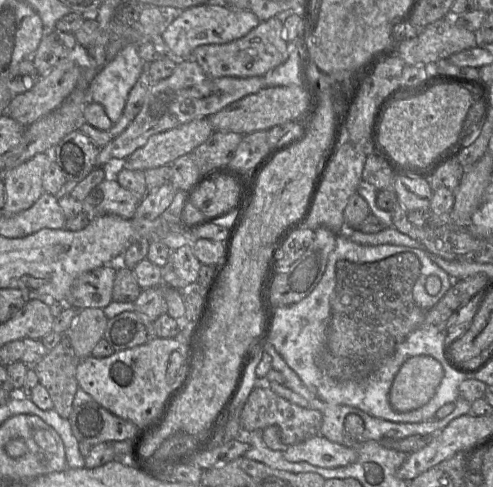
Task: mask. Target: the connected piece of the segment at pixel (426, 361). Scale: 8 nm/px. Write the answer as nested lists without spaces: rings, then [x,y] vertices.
[[[427,355],[406,360],[394,377],[389,401],[398,412],[421,408],[435,395],[444,376],[442,364]]]

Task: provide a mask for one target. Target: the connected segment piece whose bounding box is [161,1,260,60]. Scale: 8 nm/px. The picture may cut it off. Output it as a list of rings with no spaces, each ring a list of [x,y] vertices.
[[[209,1],[173,14],[163,27],[161,36],[173,57],[177,60],[188,59],[196,47],[231,42],[245,36],[259,23],[257,16],[248,10],[230,7],[223,2]]]

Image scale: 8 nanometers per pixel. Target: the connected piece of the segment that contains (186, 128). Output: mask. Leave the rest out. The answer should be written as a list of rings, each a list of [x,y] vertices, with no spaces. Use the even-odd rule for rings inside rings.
[[[208,118],[195,119],[175,128],[154,134],[118,166],[134,170],[171,165],[183,155],[191,154],[213,133]]]

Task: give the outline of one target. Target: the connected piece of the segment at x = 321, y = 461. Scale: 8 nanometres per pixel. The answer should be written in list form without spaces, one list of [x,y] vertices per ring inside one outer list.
[[[322,435],[291,445],[282,452],[290,462],[307,462],[322,468],[347,466],[358,458],[353,447],[331,442]]]

